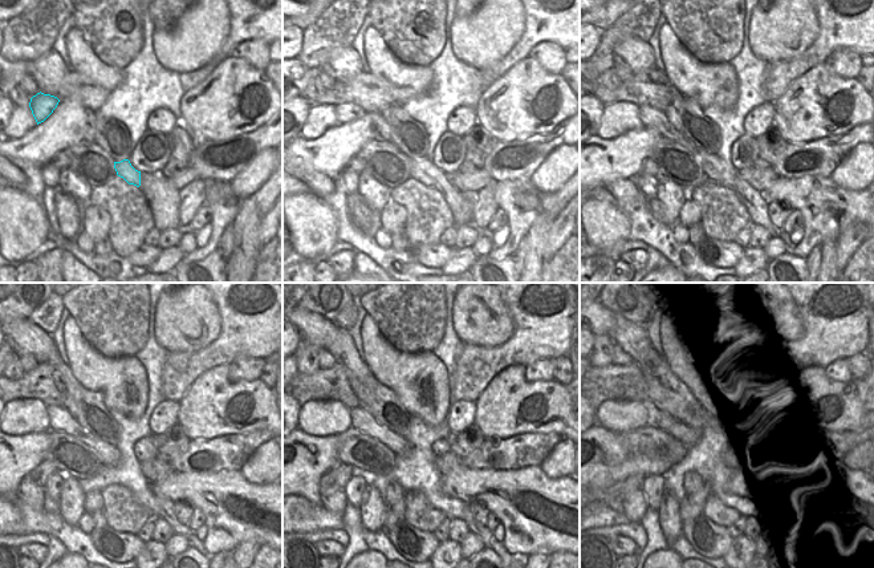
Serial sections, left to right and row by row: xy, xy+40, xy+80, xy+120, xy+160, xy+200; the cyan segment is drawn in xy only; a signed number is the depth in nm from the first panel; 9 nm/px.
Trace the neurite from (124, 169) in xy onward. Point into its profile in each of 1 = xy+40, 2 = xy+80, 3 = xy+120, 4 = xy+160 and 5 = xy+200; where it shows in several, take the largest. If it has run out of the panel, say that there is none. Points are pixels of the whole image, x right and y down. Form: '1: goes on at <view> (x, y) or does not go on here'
1: goes on at xy+40 (421, 169)
2: goes on at xy+80 (712, 166)
3: goes on at xy+120 (60, 418)
4: goes on at xy+160 (361, 420)
5: goes on at xy+200 (687, 437)

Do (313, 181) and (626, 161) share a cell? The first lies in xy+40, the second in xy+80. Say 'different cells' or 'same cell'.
different cells

